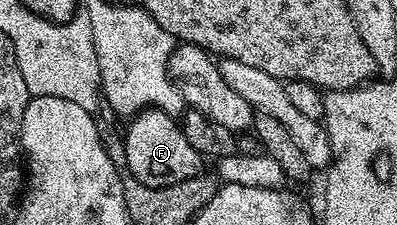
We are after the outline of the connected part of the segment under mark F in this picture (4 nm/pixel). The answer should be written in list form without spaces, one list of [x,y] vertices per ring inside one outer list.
[[[148,107],[146,111],[139,112],[128,123],[131,124],[128,125],[127,131],[125,127],[123,144],[125,145],[125,157],[127,158],[126,174],[130,178],[141,181],[141,185],[167,187],[204,174],[204,156],[199,155],[197,149],[193,149],[193,145],[189,145],[189,141],[185,141],[185,133],[182,126],[172,116],[167,115],[163,111],[158,111],[156,107]]]

